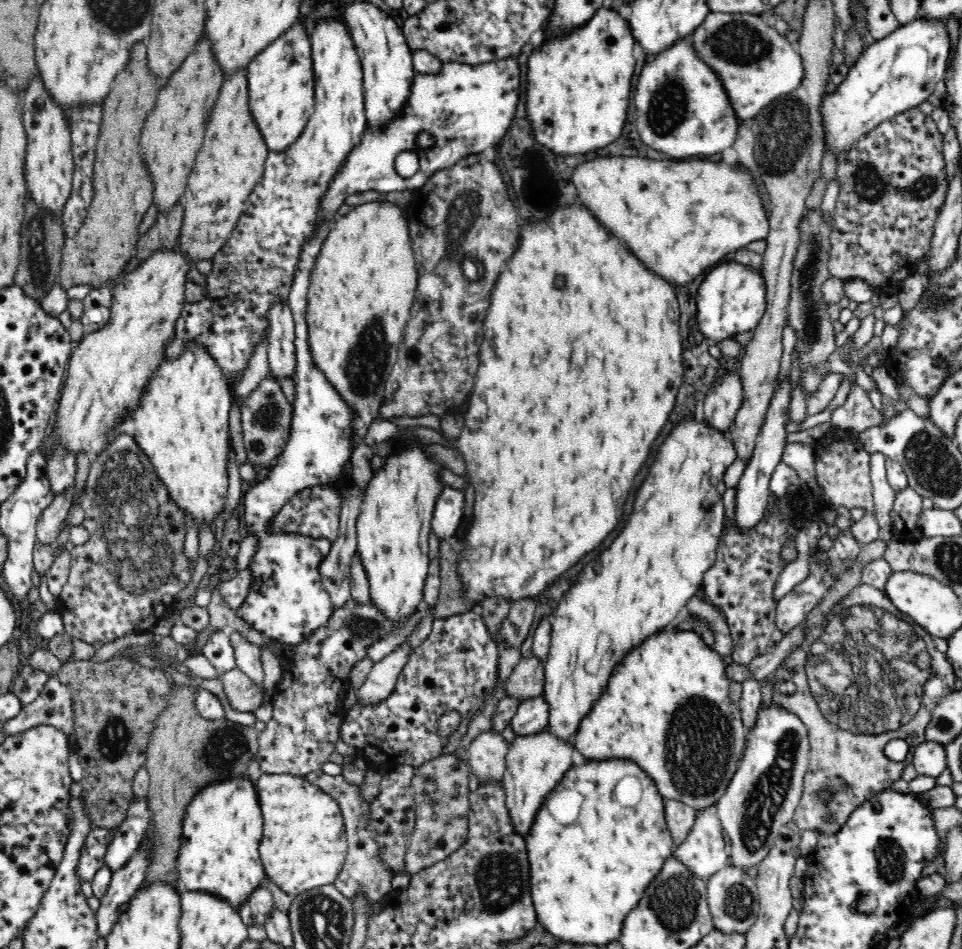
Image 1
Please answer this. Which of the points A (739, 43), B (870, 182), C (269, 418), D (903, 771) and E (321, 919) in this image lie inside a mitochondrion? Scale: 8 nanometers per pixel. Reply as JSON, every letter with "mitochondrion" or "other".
{"A":"mitochondrion","B":"mitochondrion","C":"mitochondrion","D":"other","E":"mitochondrion"}

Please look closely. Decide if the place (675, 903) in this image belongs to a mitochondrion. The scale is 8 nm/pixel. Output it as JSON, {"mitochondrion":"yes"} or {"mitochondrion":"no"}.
{"mitochondrion":"yes"}

